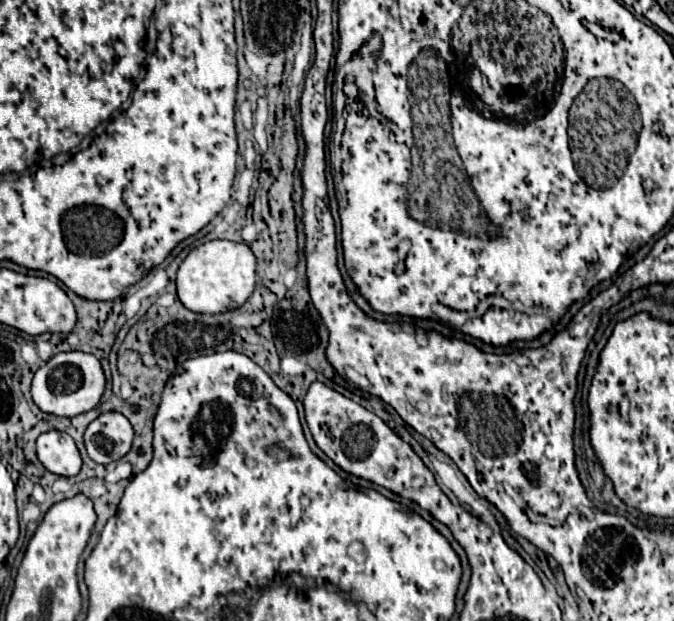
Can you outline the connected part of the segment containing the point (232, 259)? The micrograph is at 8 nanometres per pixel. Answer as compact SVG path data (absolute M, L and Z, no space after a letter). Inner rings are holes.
M208 241L188 253L176 277L182 305L194 313L224 313L238 309L256 285L256 257L246 243Z

